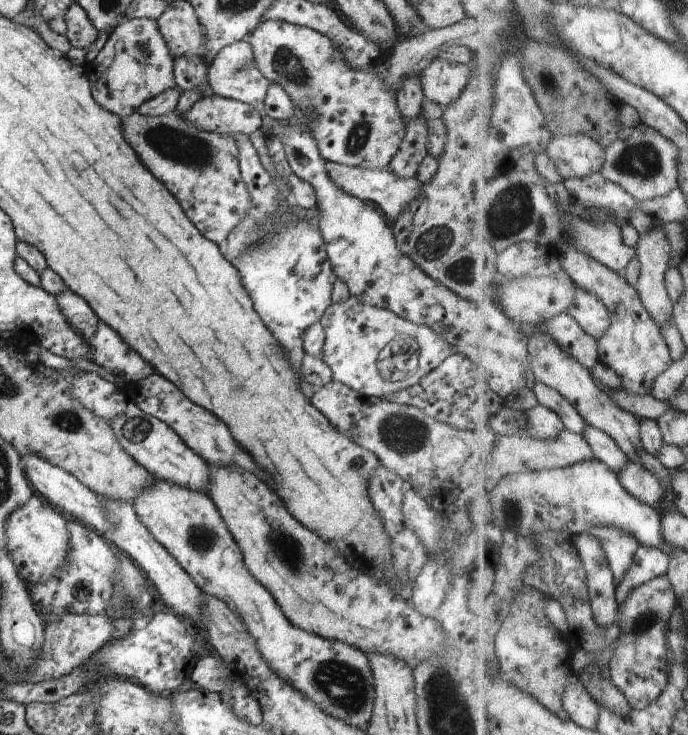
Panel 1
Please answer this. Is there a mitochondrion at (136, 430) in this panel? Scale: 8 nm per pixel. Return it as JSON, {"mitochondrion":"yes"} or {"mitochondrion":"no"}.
{"mitochondrion":"yes"}

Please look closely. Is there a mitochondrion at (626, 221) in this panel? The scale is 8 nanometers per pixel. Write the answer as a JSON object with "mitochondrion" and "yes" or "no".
{"mitochondrion":"no"}

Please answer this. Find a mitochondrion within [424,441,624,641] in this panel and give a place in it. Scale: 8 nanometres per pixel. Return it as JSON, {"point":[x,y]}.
{"point":[512,510]}

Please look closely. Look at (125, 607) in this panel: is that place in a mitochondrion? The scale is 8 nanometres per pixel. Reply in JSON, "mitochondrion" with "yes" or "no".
{"mitochondrion":"yes"}

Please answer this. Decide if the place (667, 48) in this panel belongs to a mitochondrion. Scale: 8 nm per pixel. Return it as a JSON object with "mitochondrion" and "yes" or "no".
{"mitochondrion":"no"}

